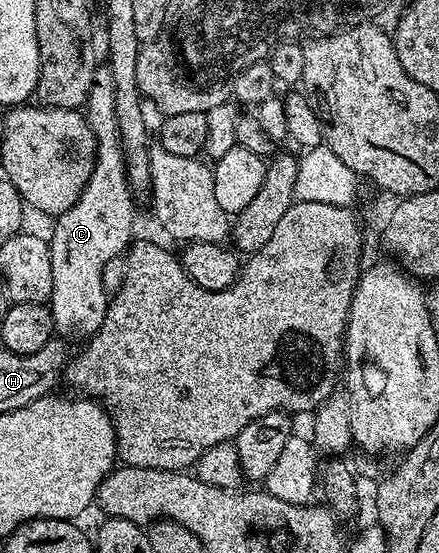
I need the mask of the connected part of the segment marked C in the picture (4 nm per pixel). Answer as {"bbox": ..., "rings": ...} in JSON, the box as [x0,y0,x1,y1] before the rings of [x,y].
{"bbox":[47,69,135,336],"rings":[[[98,69],[93,77],[91,92],[83,107],[86,122],[97,141],[95,164],[91,168],[91,176],[75,204],[67,208],[67,212],[56,215],[53,235],[48,235],[51,252],[51,296],[47,303],[53,313],[53,328],[58,335],[85,334],[92,336],[103,324],[105,313],[109,307],[110,295],[103,286],[103,267],[111,257],[124,255],[130,245],[133,234],[133,201],[135,195],[125,175],[125,154],[121,151],[119,124],[115,116],[115,88],[108,69]]]}

